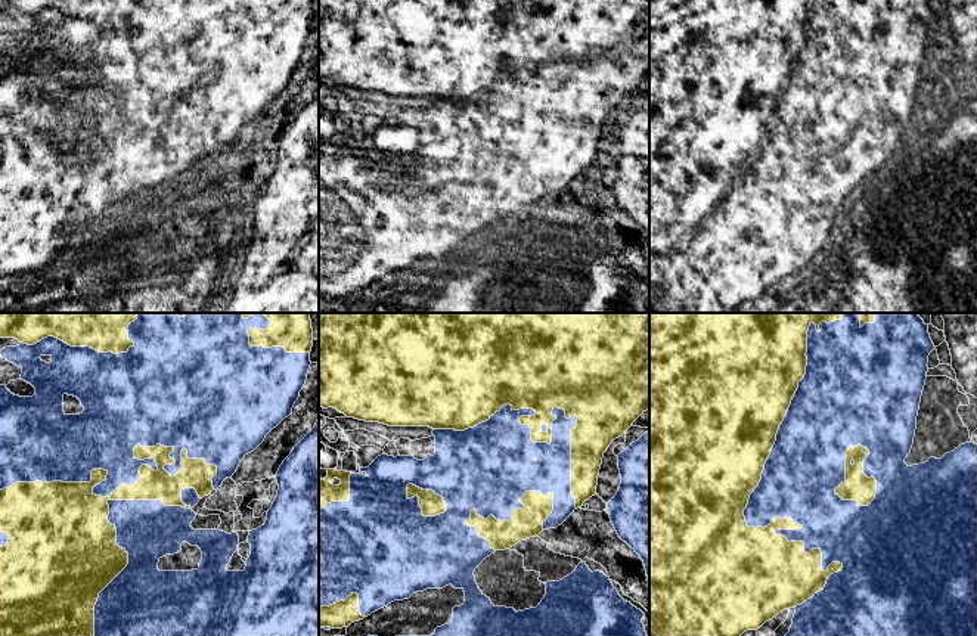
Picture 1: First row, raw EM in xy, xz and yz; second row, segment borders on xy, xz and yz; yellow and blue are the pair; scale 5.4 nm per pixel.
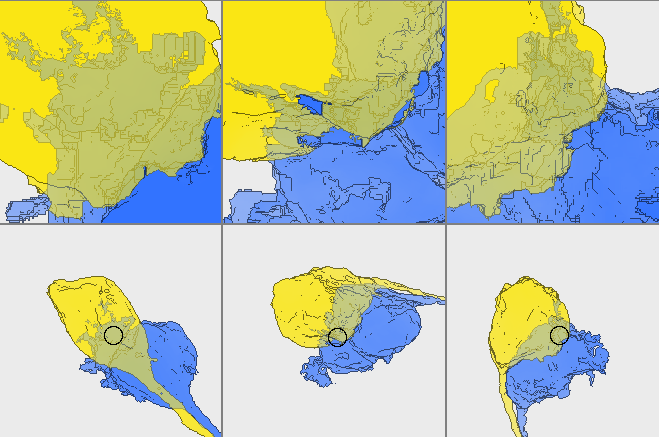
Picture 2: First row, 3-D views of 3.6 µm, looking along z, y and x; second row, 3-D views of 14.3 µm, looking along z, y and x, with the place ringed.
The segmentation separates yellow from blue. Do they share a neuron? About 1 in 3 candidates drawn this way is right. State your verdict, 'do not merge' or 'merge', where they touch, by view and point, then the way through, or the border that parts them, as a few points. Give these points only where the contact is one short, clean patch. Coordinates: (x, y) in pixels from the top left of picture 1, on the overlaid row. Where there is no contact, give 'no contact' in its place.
do not merge | yz (746, 506)

